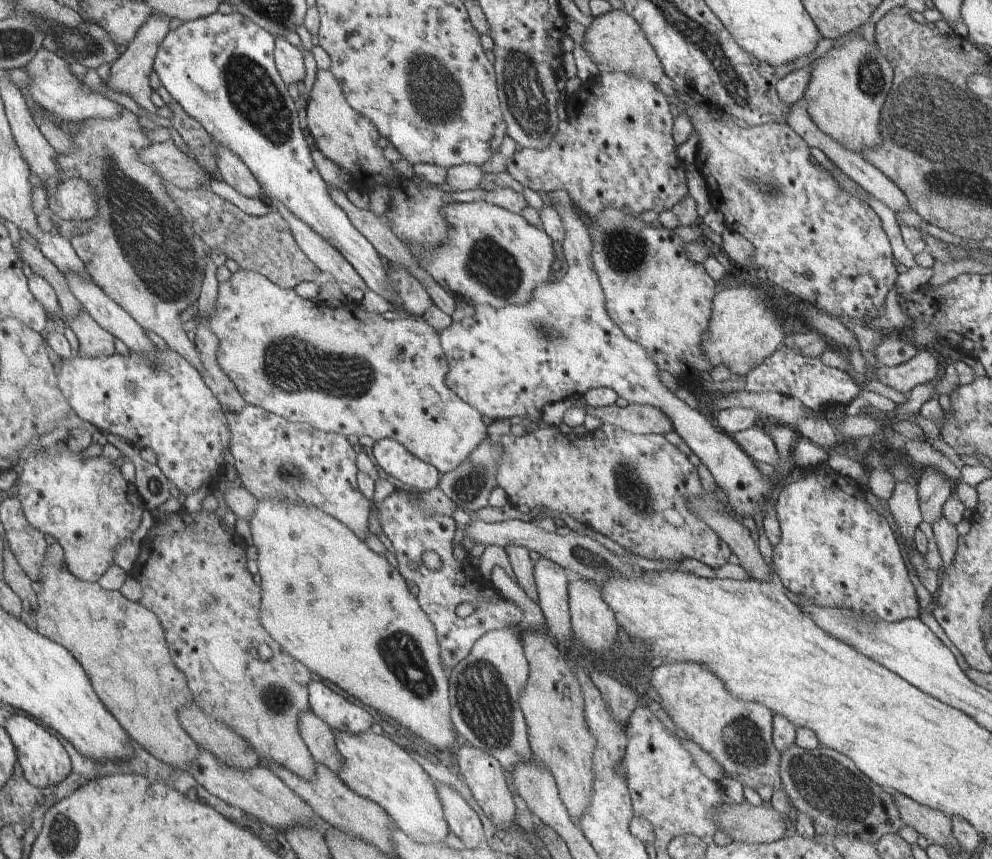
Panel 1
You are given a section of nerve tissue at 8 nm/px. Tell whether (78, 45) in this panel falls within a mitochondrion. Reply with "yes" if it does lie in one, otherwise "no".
yes

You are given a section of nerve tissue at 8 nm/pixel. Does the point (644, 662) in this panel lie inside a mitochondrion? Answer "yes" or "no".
no

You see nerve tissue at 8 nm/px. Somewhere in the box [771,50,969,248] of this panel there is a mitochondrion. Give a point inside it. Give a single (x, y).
(865, 72)

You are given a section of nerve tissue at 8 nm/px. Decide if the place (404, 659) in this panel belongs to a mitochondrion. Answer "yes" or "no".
yes

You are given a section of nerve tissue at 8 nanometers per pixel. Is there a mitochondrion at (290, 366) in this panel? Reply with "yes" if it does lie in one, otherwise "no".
yes

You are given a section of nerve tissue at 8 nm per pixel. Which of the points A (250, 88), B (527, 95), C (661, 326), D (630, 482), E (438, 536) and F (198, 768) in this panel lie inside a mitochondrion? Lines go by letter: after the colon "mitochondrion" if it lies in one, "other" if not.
A: mitochondrion
B: mitochondrion
C: other
D: mitochondrion
E: other
F: other

